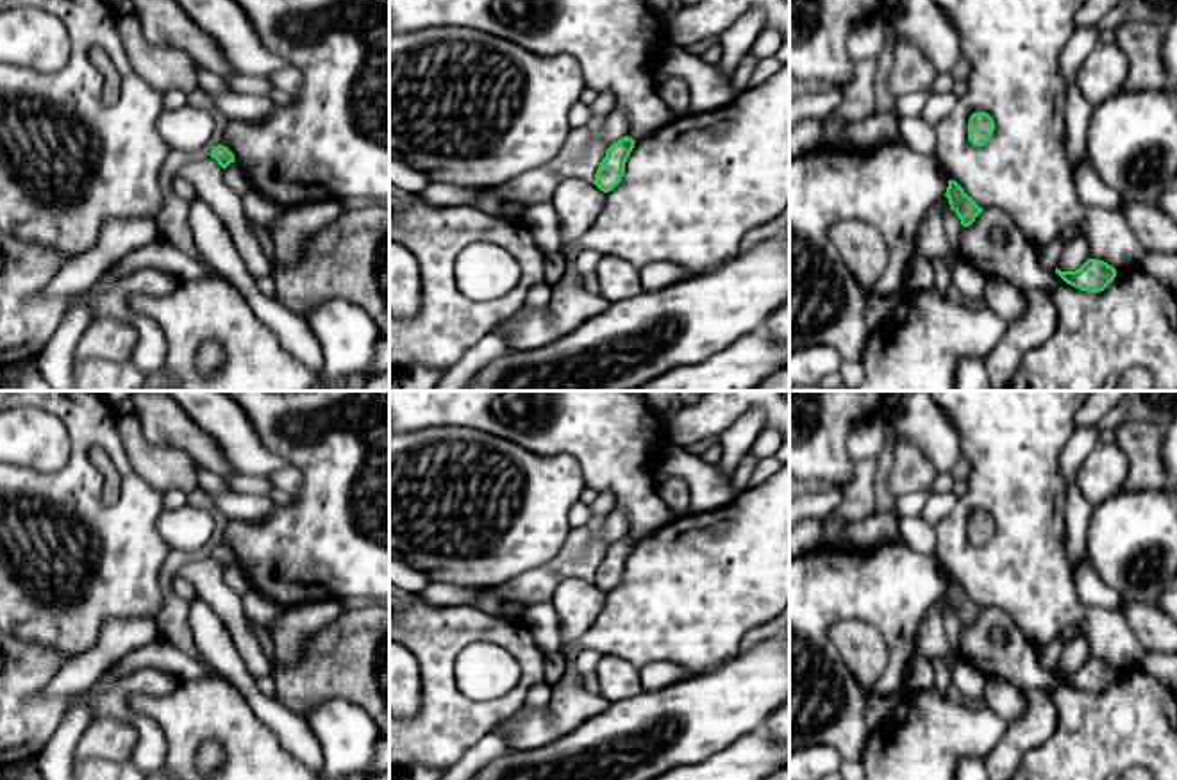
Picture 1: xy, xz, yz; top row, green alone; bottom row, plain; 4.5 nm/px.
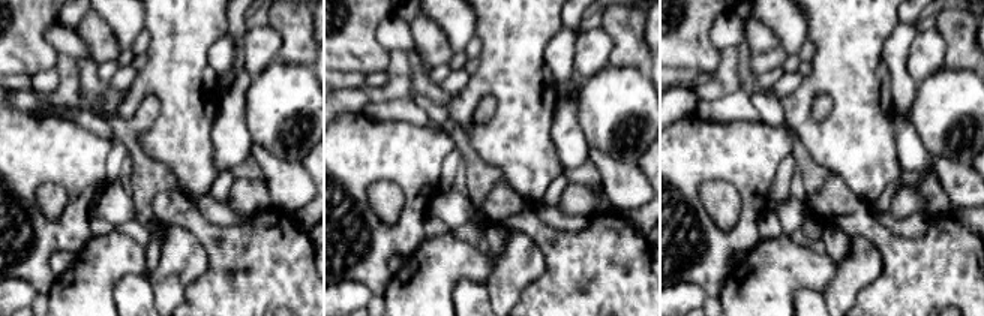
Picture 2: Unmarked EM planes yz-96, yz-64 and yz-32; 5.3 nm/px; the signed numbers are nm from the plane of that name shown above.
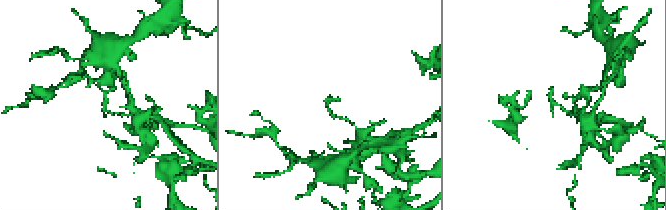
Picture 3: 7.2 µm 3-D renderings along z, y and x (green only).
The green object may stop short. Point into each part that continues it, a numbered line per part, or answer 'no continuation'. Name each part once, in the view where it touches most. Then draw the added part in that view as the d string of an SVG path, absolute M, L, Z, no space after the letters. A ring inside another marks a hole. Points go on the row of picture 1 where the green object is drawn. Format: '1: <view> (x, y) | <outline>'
no continuation

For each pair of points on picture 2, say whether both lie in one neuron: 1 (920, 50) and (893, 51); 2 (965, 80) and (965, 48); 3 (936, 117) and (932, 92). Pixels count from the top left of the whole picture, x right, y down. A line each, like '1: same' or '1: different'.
1: different
2: different
3: same

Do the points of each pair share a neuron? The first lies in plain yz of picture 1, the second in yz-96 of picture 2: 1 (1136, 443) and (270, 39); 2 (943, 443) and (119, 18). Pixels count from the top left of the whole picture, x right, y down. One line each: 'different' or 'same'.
1: different
2: same

